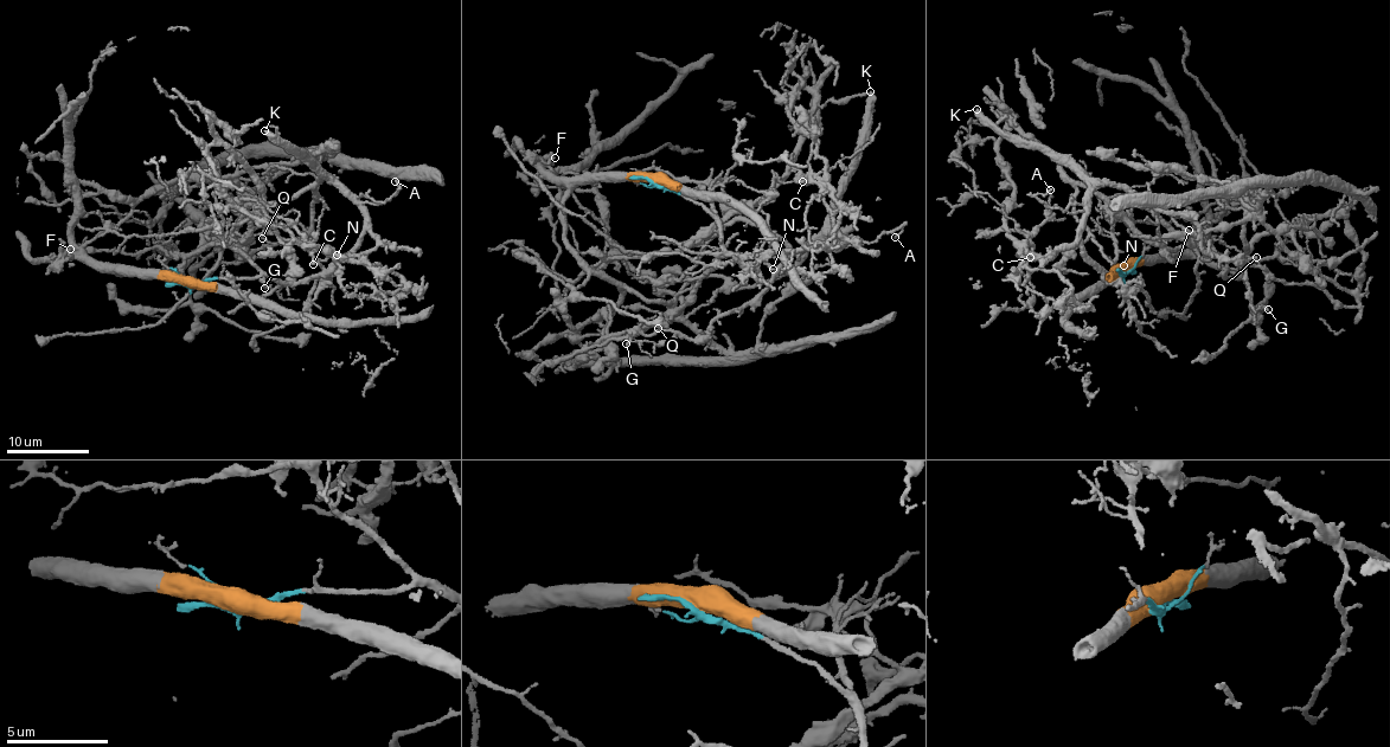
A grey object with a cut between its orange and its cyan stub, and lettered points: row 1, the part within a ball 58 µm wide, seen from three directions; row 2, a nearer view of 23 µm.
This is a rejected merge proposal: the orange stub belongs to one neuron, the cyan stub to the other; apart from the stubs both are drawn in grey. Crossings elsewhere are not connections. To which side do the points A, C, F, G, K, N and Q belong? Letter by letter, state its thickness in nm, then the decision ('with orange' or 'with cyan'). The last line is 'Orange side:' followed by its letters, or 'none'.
A: calibre 110 nm; with cyan
C: calibre 200 nm; with cyan
F: calibre 110 nm; with orange
G: calibre 160 nm; with cyan
K: calibre 260 nm; with cyan
N: calibre 170 nm; with cyan
Q: calibre 120 nm; with cyan
Orange side: F

